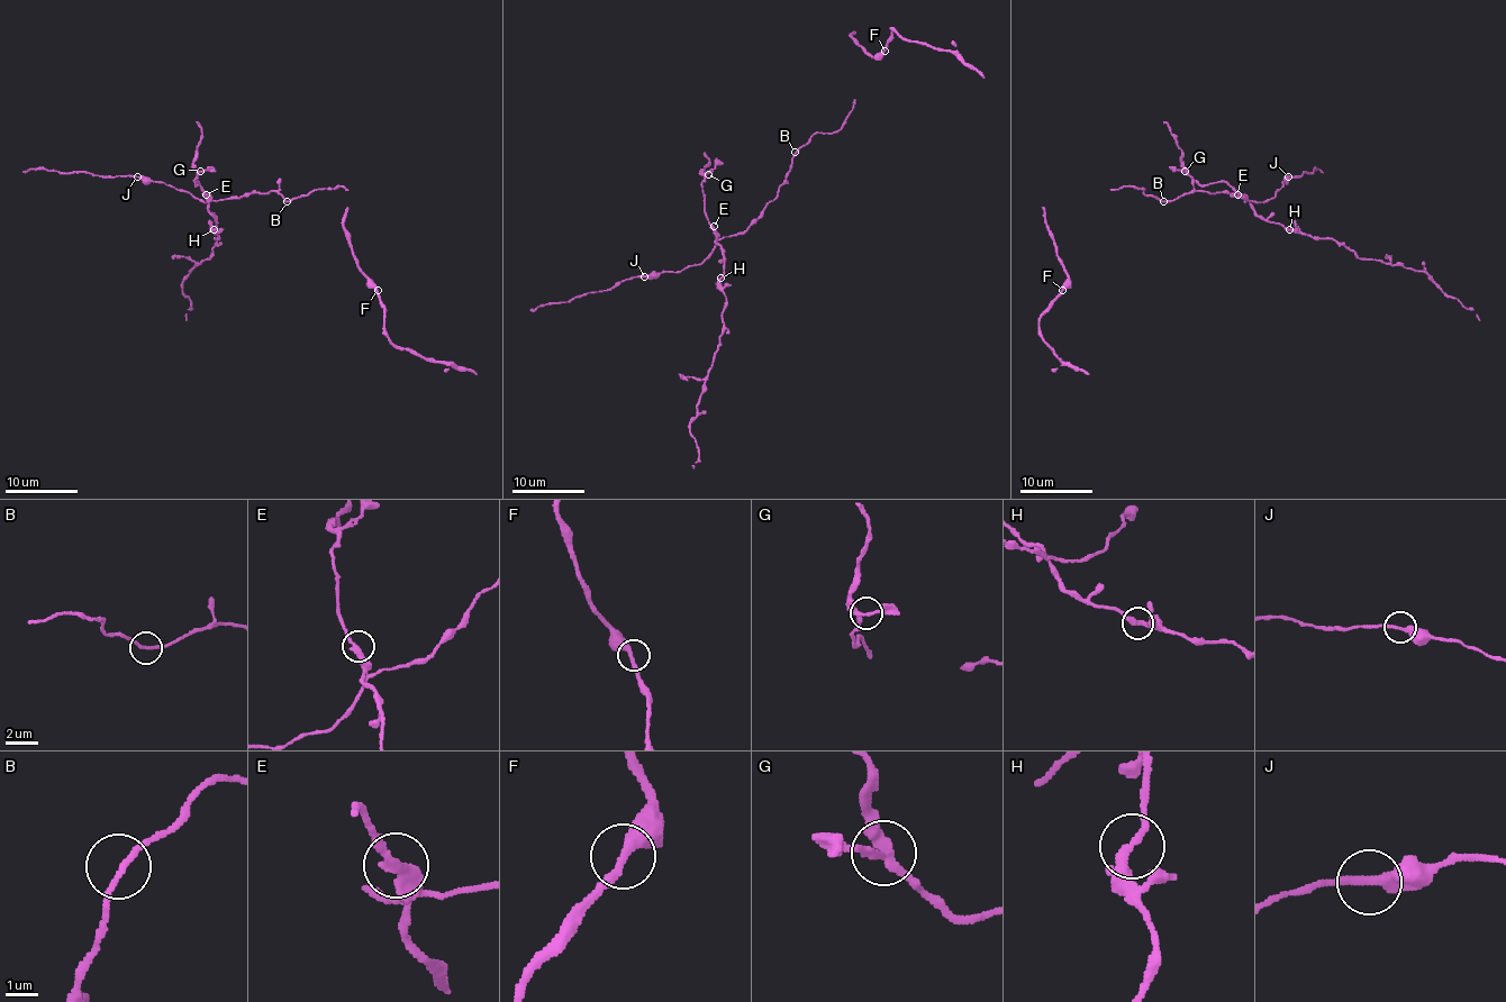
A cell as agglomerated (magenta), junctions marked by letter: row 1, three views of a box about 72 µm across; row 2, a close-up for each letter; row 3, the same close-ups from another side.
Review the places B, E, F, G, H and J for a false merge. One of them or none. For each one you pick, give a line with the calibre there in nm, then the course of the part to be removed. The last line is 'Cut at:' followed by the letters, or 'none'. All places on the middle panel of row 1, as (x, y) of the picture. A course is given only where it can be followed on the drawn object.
Cut at: none

